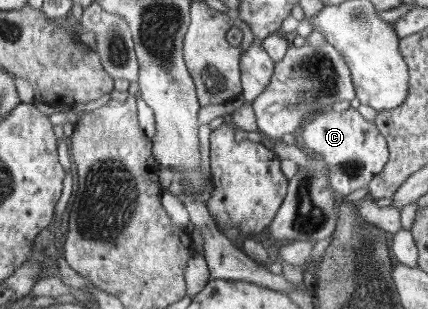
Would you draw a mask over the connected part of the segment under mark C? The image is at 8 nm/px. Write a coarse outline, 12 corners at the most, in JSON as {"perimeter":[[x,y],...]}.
{"perimeter":[[356,110],[315,115],[301,144],[344,196],[369,188],[388,142]]}

